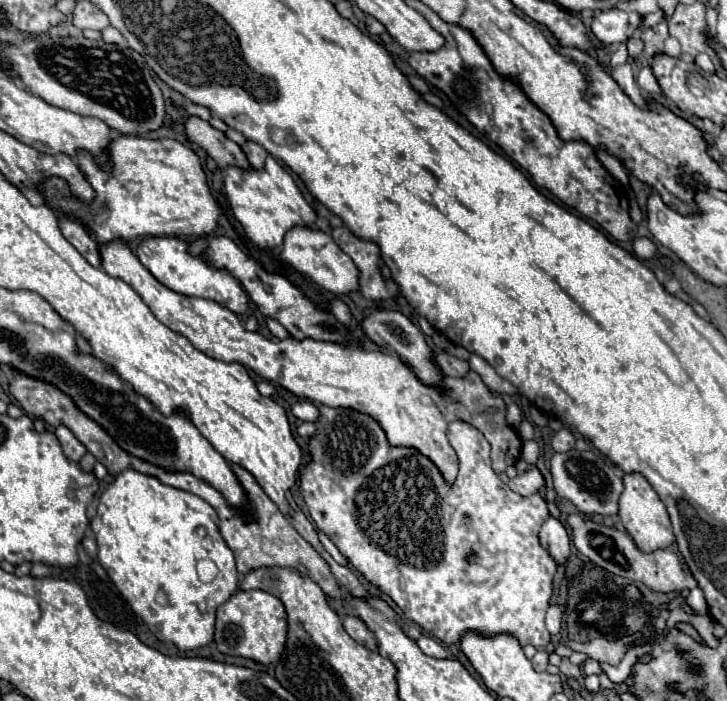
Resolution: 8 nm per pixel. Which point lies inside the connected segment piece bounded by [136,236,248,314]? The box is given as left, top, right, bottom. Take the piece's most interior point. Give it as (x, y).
(166, 257)

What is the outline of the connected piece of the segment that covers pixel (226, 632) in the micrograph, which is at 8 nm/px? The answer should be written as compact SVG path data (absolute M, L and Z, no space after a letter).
M238 590L218 608L214 642L222 654L252 658L260 664L278 662L288 636L288 620L284 604L264 590Z

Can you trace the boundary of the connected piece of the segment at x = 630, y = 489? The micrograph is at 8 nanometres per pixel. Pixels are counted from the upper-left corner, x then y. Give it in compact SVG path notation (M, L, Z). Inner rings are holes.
M638 472L624 474L624 490L622 490L620 500L618 500L618 516L624 524L624 528L628 530L628 534L638 544L638 548L644 552L668 548L674 544L674 532L672 532L672 524L670 524L666 506L662 504L658 494L652 490L648 480Z

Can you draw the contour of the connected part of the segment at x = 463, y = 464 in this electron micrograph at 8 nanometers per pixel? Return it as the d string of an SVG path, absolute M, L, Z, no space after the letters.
M320 406L318 410L320 410L320 418L316 422L316 434L310 438L312 462L300 474L302 498L304 498L304 502L310 510L310 516L314 520L314 524L318 526L318 530L322 530L336 544L336 548L372 584L376 584L384 594L388 594L398 604L398 608L404 612L404 616L408 620L422 626L430 636L438 638L440 642L454 644L462 638L464 632L474 630L474 632L480 632L480 634L486 634L486 636L508 632L508 634L516 636L522 646L532 644L534 648L544 648L550 642L550 632L544 624L544 616L546 616L548 602L550 602L550 596L552 596L552 580L554 580L554 572L556 572L556 562L540 546L538 532L540 532L540 526L544 524L544 520L550 516L550 512L548 512L548 506L546 506L546 502L540 494L524 498L524 496L512 492L506 482L502 482L502 478L490 466L490 446L488 446L488 440L484 438L484 434L480 434L480 430L476 430L474 426L468 426L468 422L450 422L448 438L450 438L452 448L458 454L460 472L458 472L456 484L446 486L442 482L442 478L438 476L438 468L426 456L422 456L414 448L394 448L394 446L390 446L384 432L382 432L382 428L370 416L366 416L362 412L356 412L356 410L350 410L350 408Z

